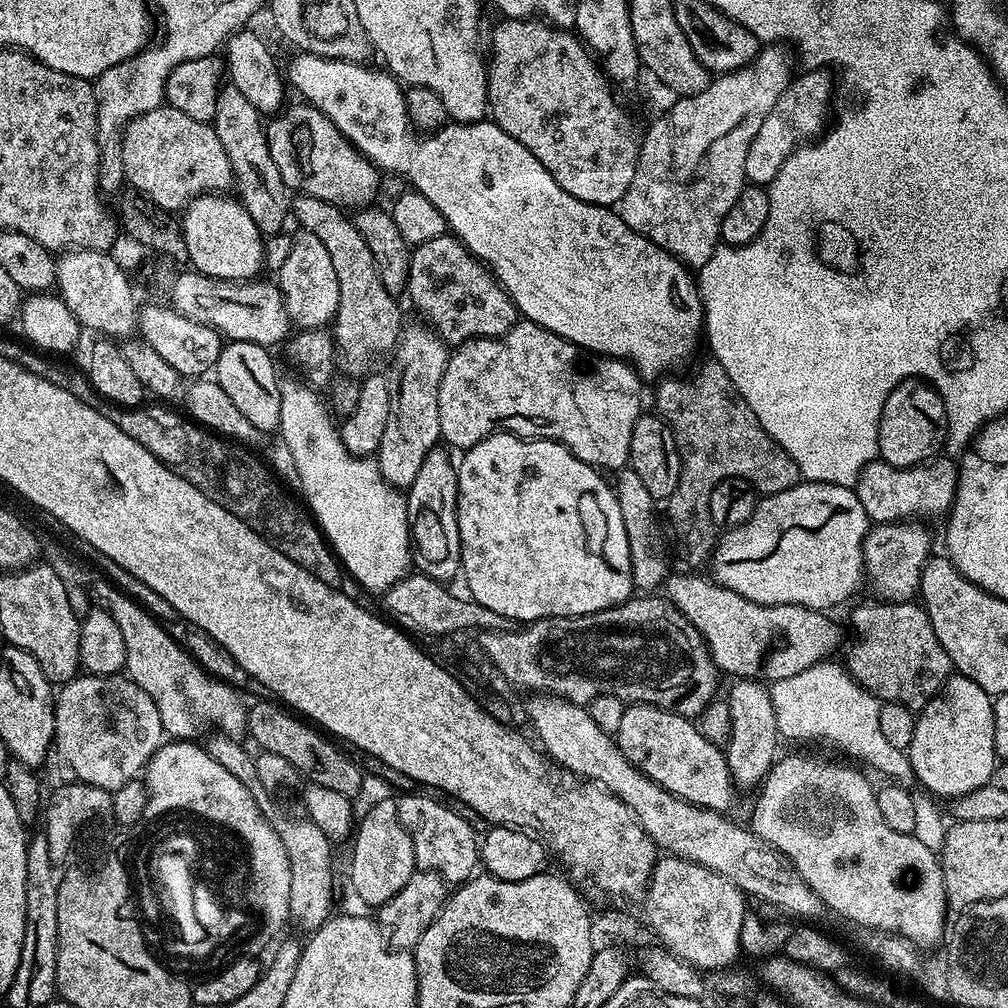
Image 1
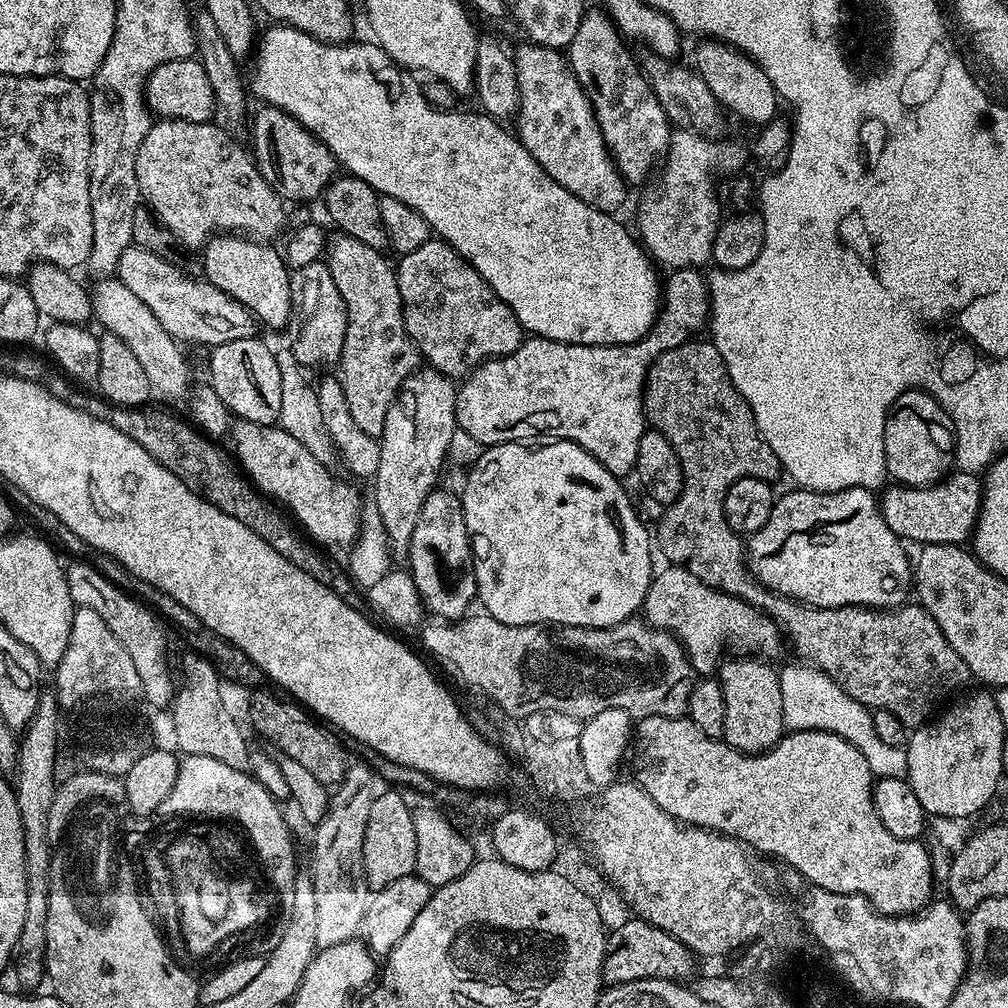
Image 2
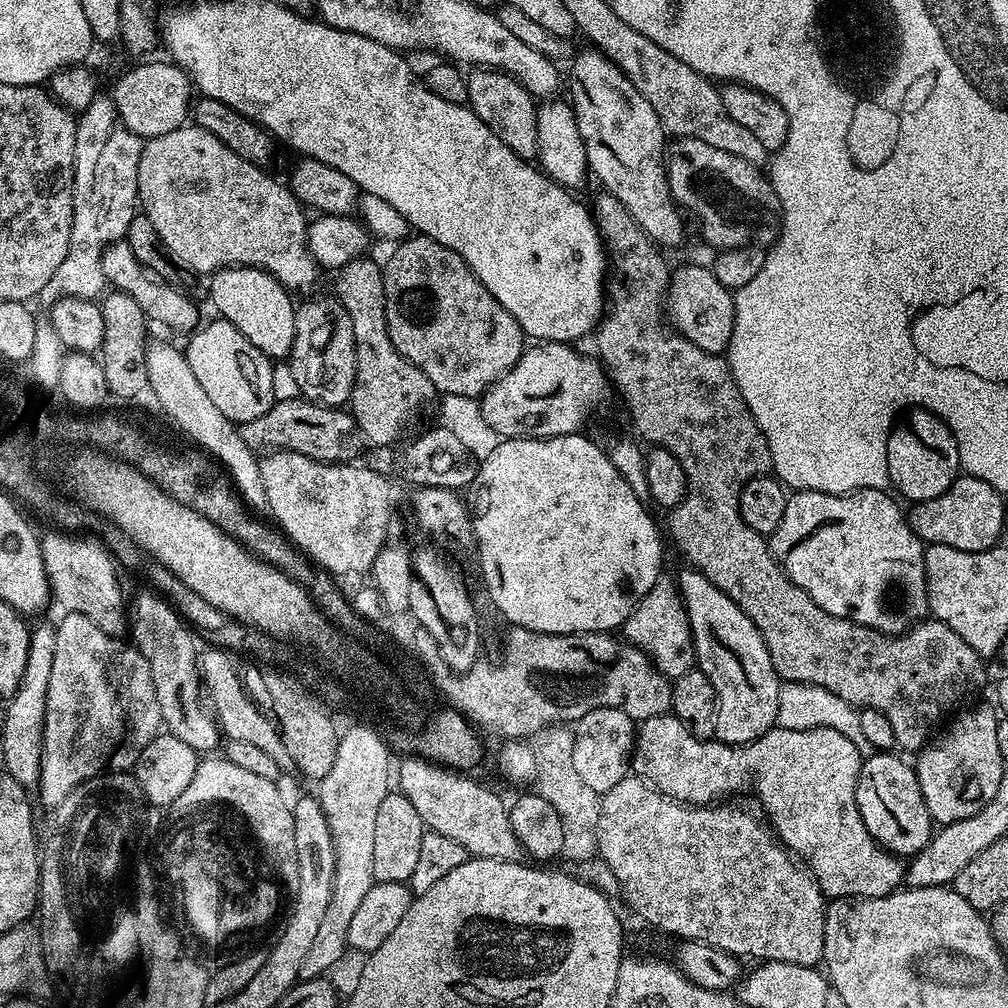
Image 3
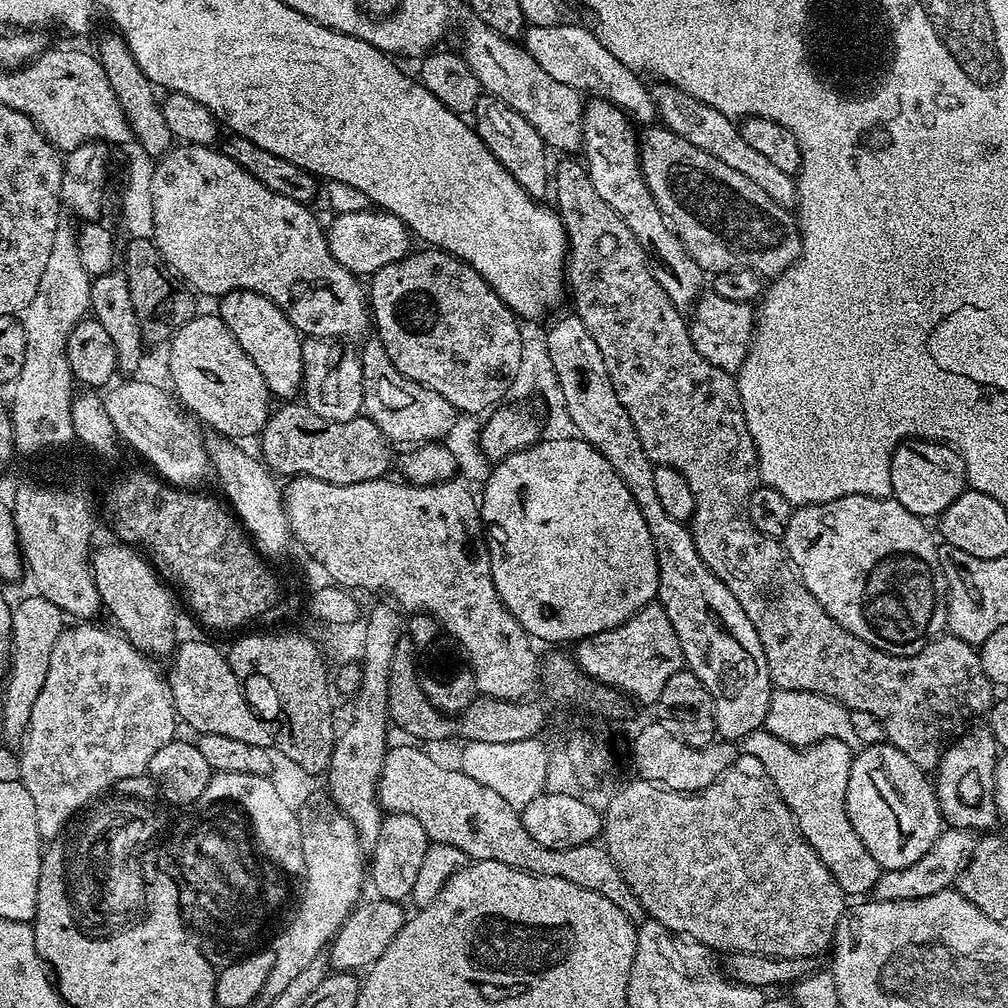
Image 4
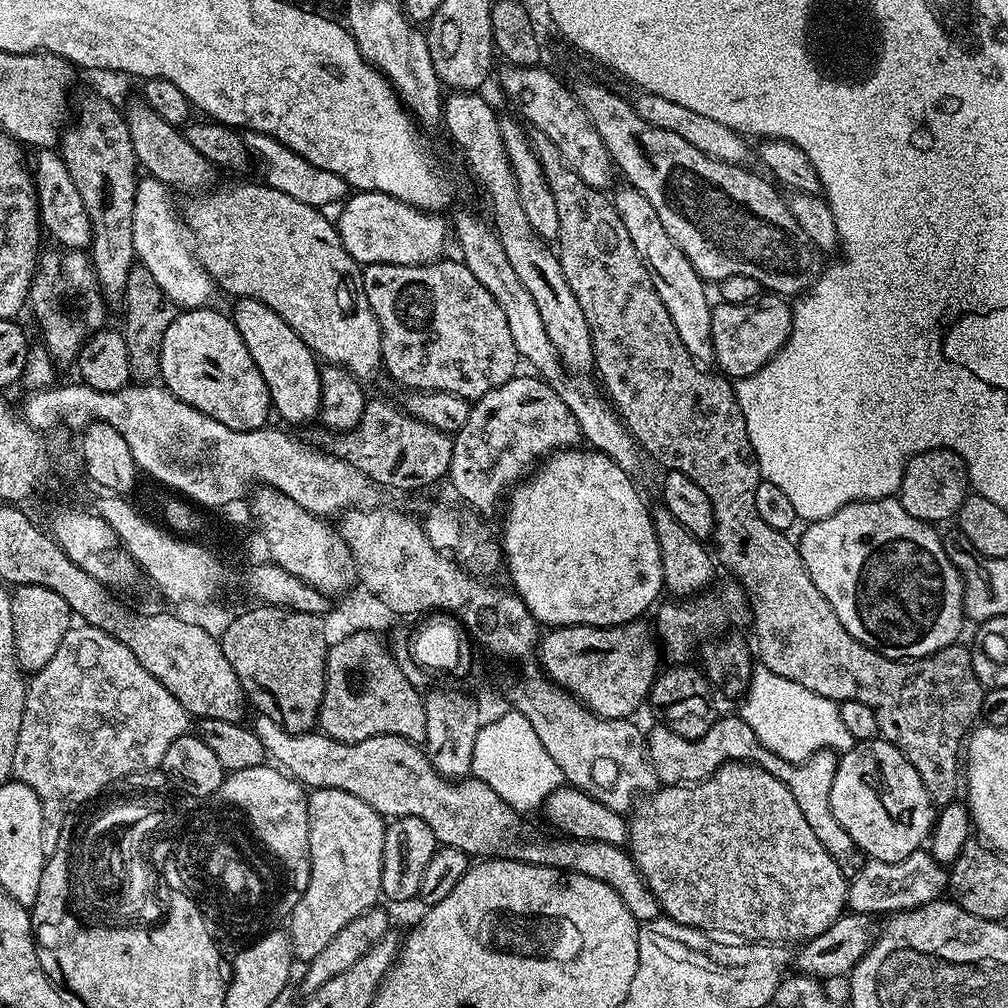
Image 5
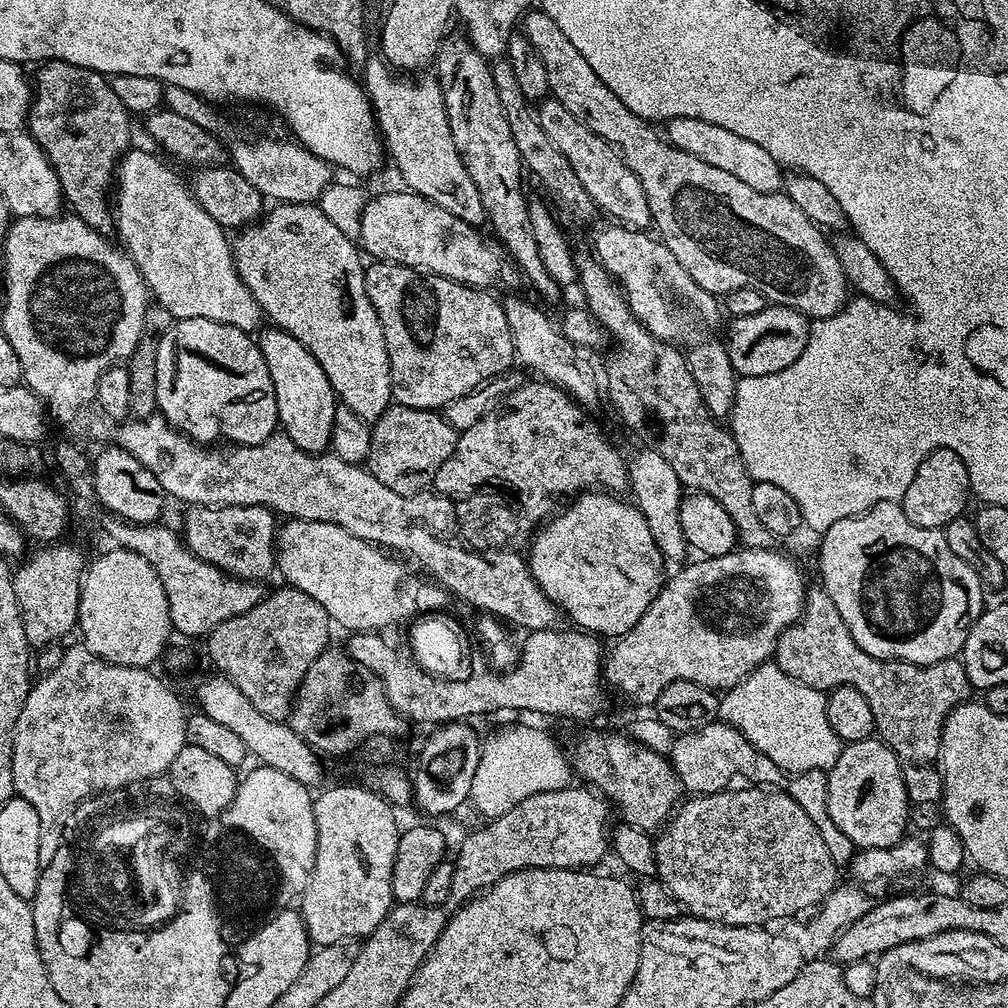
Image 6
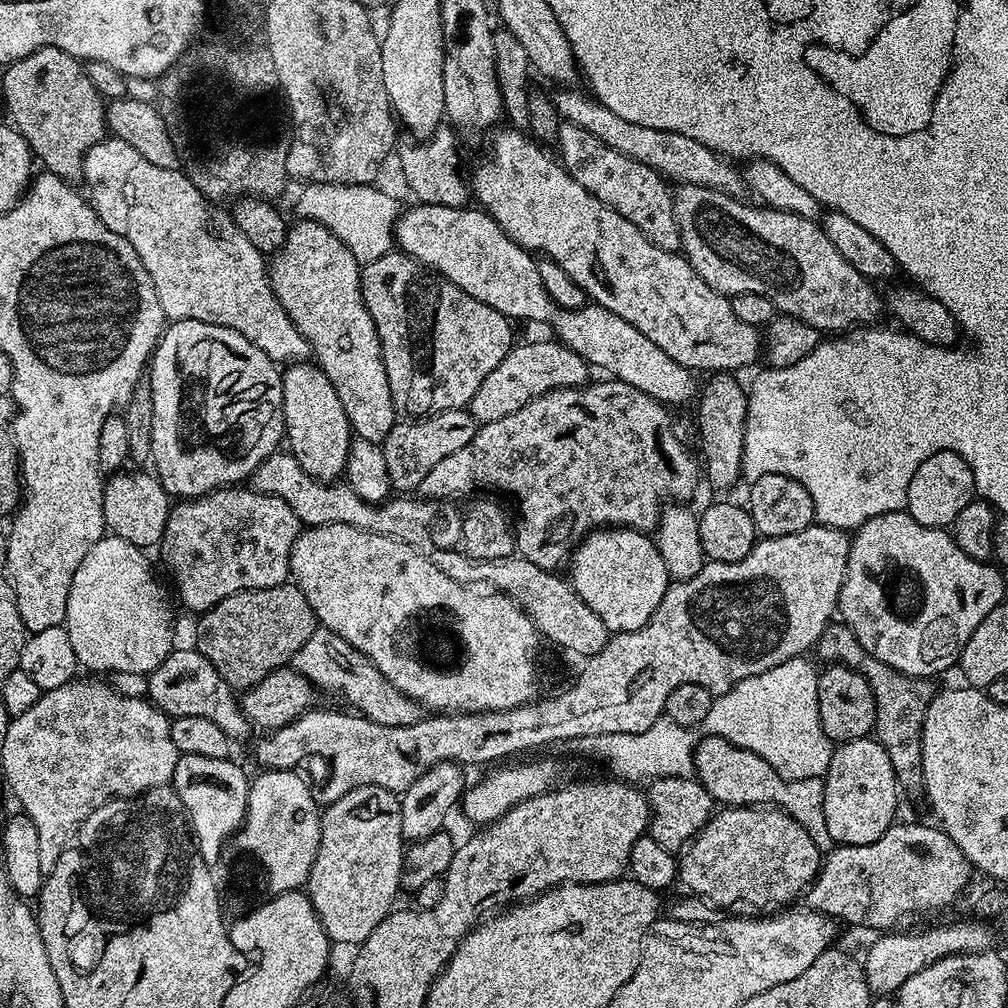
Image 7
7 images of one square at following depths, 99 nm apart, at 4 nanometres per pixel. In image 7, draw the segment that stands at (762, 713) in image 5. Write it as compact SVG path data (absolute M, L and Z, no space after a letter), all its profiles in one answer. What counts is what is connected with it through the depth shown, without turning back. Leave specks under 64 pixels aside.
M795 656L762 674L740 680L726 694L713 699L702 725L703 731L710 736L726 738L730 743L758 754L758 758L766 758L766 762L770 762L770 766L774 766L774 770L787 780L823 777L832 761L834 745L822 730L822 722L818 718L817 675L818 668L808 658Z

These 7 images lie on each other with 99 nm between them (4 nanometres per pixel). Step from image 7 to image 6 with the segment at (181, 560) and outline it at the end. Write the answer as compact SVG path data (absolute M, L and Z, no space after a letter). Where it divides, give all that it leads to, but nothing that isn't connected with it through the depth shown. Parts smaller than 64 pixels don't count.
M221 504L192 506L187 511L182 539L195 556L242 580L257 581L264 578L260 576L273 571L278 516L272 509L265 508L263 504Z

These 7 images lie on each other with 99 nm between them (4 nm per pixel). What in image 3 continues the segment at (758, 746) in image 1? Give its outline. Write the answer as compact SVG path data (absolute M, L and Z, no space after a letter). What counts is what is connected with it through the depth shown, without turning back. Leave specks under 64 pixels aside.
M684 566L681 569L678 587L692 631L692 645L696 651L696 668L702 674L706 674L706 678L710 678L716 691L718 726L715 739L722 744L737 746L754 742L758 738L762 738L762 734L777 727L778 694L782 687L782 681L776 673L774 662L770 662L766 642L754 626L754 622L750 622L750 618L746 618L744 611L726 594L722 594L722 590L718 590L718 586L714 586L714 582L710 582L710 578L706 578L697 568Z

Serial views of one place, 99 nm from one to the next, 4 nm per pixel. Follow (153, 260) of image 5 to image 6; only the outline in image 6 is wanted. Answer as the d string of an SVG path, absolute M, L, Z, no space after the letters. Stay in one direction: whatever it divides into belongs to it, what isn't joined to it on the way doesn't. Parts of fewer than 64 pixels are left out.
M135 148L125 152L116 170L114 228L117 233L120 231L119 239L138 266L155 303L176 320L206 318L241 328L243 332L249 334L255 333L261 327L262 313L254 294L246 290L240 275L236 272L236 264L232 261L229 233L221 224L214 222L214 218L210 218L206 210L202 210L185 177L183 180L171 168L173 167L171 163L163 164L159 160L161 157L155 151L143 152L142 149Z

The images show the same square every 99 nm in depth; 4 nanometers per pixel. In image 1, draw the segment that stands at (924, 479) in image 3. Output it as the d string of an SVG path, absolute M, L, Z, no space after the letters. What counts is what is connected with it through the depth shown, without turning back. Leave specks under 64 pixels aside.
M917 378L903 380L886 398L876 435L879 459L895 468L914 468L929 463L945 451L948 415L940 393L931 384Z

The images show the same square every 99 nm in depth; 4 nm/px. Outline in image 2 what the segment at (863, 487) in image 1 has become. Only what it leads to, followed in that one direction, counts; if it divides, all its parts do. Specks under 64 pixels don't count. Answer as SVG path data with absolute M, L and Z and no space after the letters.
M953 470L943 480L937 480L935 484L928 484L924 488L910 488L907 484L885 487L879 497L880 513L882 518L886 518L886 526L890 526L890 530L894 530L901 541L913 540L916 546L963 545L976 526L981 491L982 480L977 473Z

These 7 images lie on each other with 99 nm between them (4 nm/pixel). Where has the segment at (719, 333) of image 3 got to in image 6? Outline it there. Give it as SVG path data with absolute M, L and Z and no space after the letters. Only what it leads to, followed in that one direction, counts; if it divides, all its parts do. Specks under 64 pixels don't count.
M774 303L758 310L758 314L733 316L730 323L726 347L737 377L778 374L778 370L786 370L786 366L798 362L798 354L802 354L808 341L810 327L809 317L790 306Z

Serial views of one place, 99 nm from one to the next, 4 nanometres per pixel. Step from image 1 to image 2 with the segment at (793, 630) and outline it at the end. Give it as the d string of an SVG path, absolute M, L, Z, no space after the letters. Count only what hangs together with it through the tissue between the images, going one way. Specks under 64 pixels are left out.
M664 566L664 569L657 571L652 577L652 584L648 588L648 593L644 599L642 609L643 619L656 628L666 630L671 636L680 641L692 668L701 677L708 678L719 669L722 657L725 655L724 648L733 648L733 653L747 654L753 658L772 658L780 652L780 640L782 644L782 629L779 624L775 624L772 618L765 612L755 608L752 604L747 604L737 596L731 596L725 592L720 592L717 588L706 586L690 570L675 566Z

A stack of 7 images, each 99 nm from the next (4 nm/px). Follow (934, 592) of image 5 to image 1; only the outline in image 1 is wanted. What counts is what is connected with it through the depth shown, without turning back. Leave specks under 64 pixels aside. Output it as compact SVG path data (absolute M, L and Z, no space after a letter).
M801 482L790 490L773 496L764 496L757 503L756 513L742 526L729 528L712 551L711 579L726 590L748 598L750 602L774 606L793 604L803 608L832 610L835 604L844 604L866 580L864 540L868 536L870 521L858 494L837 484Z

